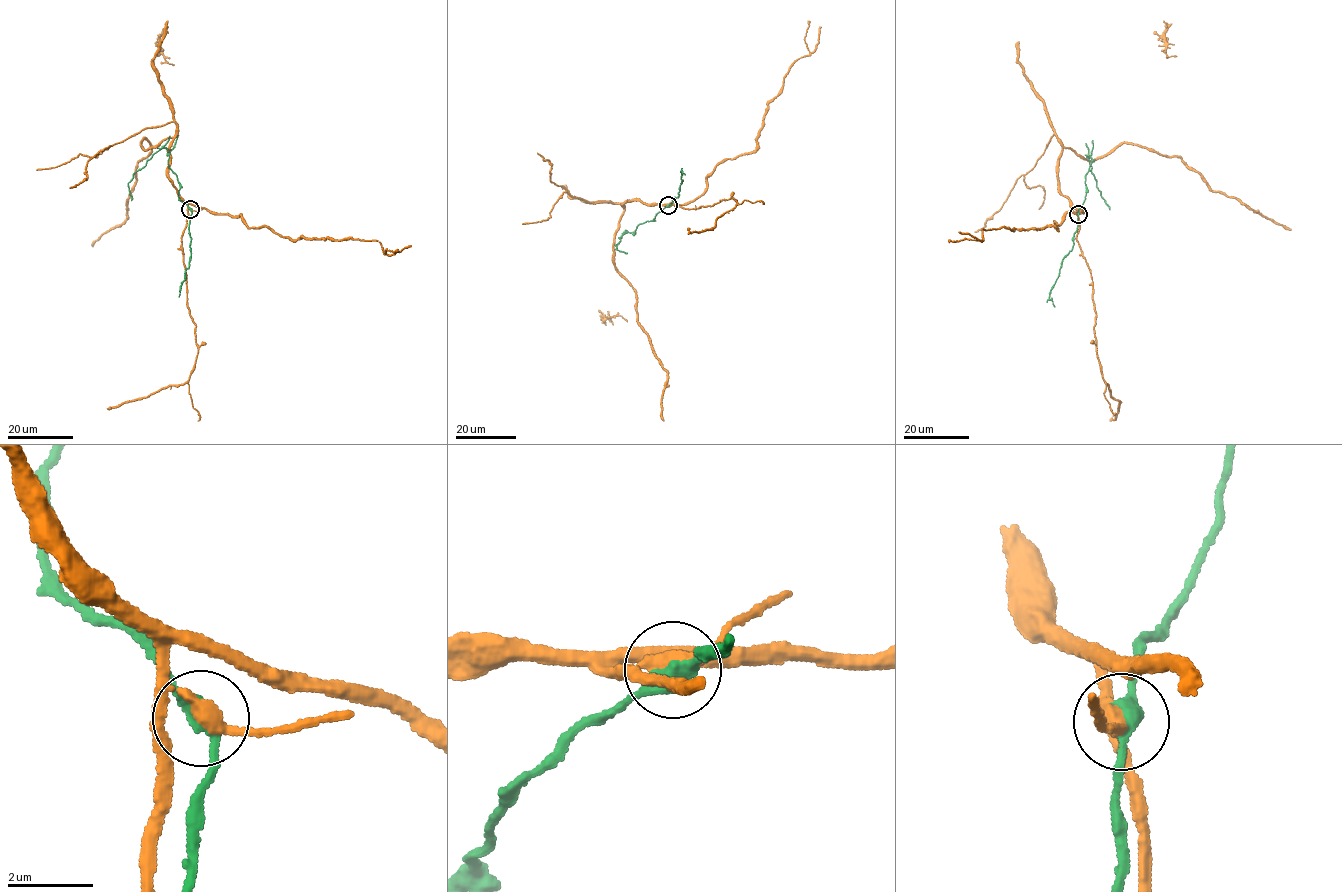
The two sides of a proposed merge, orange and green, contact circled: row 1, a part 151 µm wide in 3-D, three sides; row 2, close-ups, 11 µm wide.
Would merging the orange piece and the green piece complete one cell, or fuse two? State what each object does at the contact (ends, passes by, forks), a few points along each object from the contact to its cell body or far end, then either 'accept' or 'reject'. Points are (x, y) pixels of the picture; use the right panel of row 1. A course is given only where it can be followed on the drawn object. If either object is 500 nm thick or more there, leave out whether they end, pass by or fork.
orange passes by | green passes by | orange via (1077, 214), (1058, 187), (1061, 149), (1069, 147), (1096, 160), (1131, 142), (1180, 157), (1212, 190), (1291, 229) | green via (1078, 214), (1085, 198), (1085, 180), (1092, 163), (1088, 155), (1096, 186), (1109, 210) | reject

